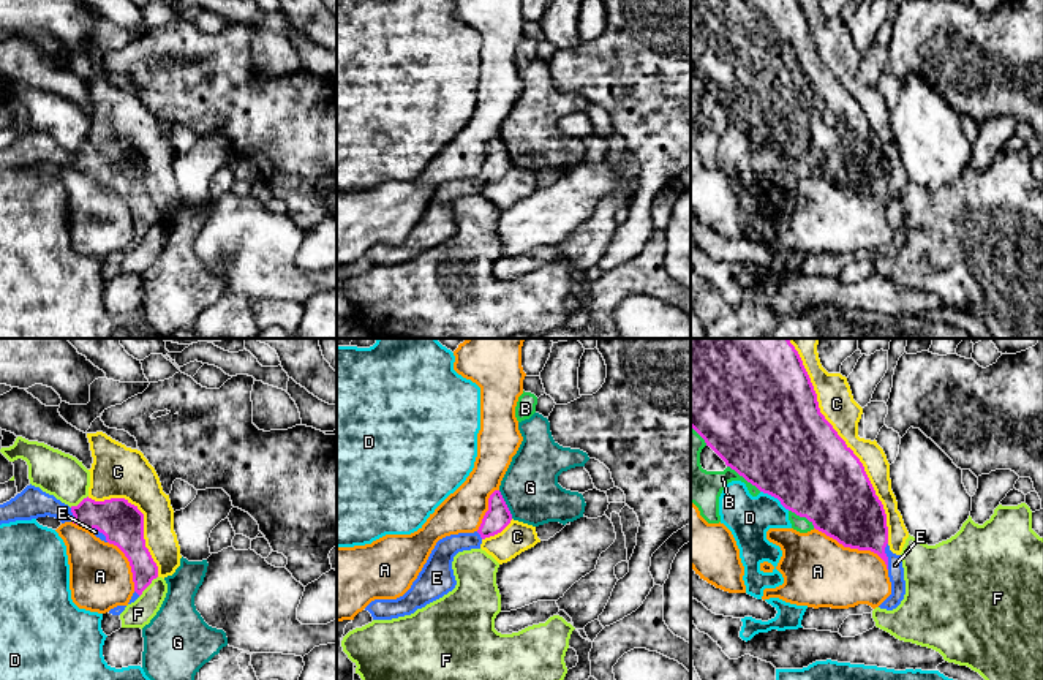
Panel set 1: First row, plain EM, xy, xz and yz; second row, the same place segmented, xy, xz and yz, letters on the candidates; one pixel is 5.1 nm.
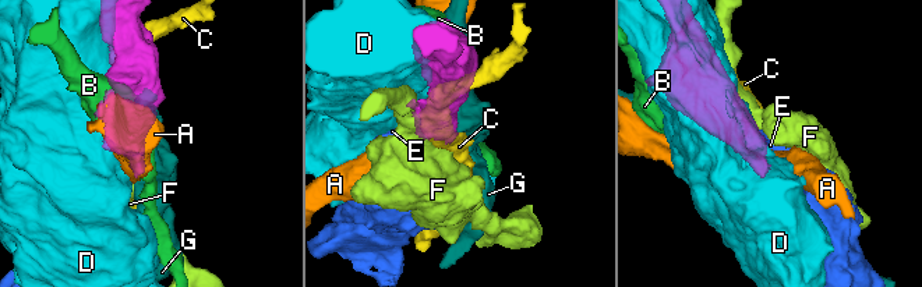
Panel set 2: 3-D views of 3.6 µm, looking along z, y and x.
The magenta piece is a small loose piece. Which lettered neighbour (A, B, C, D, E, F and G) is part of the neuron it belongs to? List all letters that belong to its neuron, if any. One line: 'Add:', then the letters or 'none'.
Add: E

